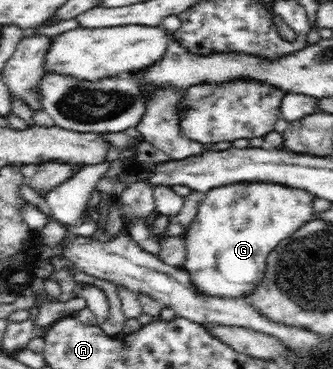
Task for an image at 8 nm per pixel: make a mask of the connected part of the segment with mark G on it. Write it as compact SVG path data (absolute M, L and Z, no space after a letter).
M253 181L253 182L238 182L228 185L223 185L205 193L204 199L198 205L198 211L194 220L190 223L185 235L185 241L187 244L187 260L185 271L189 277L192 277L192 284L198 287L198 290L212 296L224 296L224 297L237 297L242 298L246 293L251 292L256 284L261 280L267 268L266 260L268 254L274 250L285 238L290 238L298 229L306 225L309 221L312 221L316 215L314 213L314 201L316 201L316 195L308 192L306 189L300 189L284 184L279 184L270 181Z

